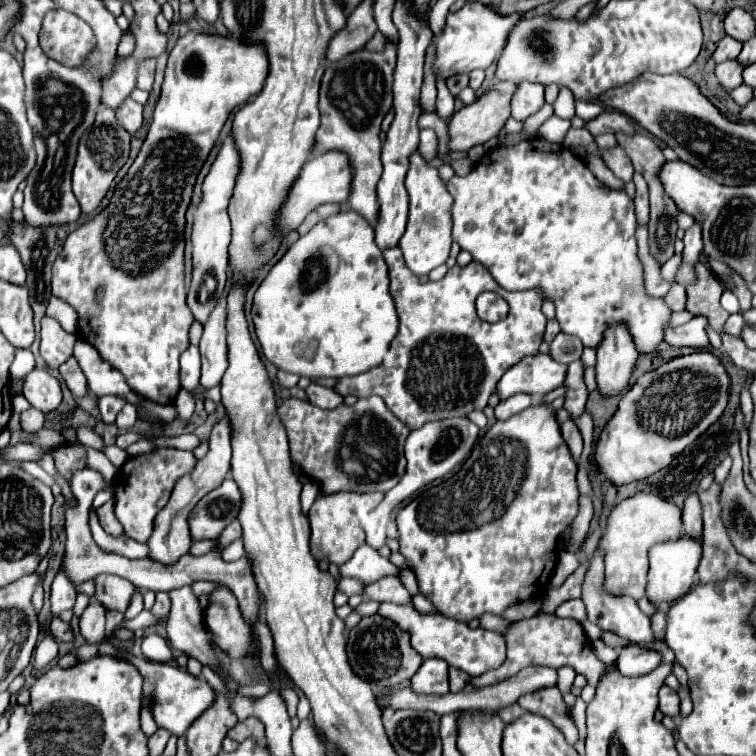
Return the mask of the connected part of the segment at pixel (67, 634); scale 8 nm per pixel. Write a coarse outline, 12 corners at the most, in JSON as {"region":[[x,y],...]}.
{"region":[[53,618],[51,634],[55,640],[73,642],[73,630],[61,618]]}

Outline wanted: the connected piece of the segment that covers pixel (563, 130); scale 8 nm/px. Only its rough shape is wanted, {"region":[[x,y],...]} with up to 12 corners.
{"region":[[551,118],[539,128],[539,136],[563,144],[571,122]]}

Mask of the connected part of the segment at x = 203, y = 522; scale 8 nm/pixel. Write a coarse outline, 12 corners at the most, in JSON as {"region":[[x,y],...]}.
{"region":[[233,478],[189,514],[191,538],[219,538],[239,516]]}

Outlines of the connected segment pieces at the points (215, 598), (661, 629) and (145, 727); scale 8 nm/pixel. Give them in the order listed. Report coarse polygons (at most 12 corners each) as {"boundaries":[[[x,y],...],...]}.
{"boundaries":[[[225,586],[209,594],[205,624],[229,656],[253,652],[237,598]],[[667,610],[651,616],[651,628],[659,638],[665,636]],[[145,700],[141,710],[141,730],[151,736],[157,730]]]}

